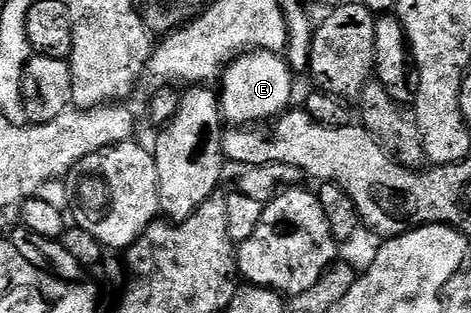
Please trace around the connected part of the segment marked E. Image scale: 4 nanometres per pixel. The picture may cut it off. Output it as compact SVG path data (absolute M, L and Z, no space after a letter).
M251 49L237 56L220 76L223 120L230 125L253 125L277 119L293 104L290 102L294 99L294 79L295 72L281 54Z

